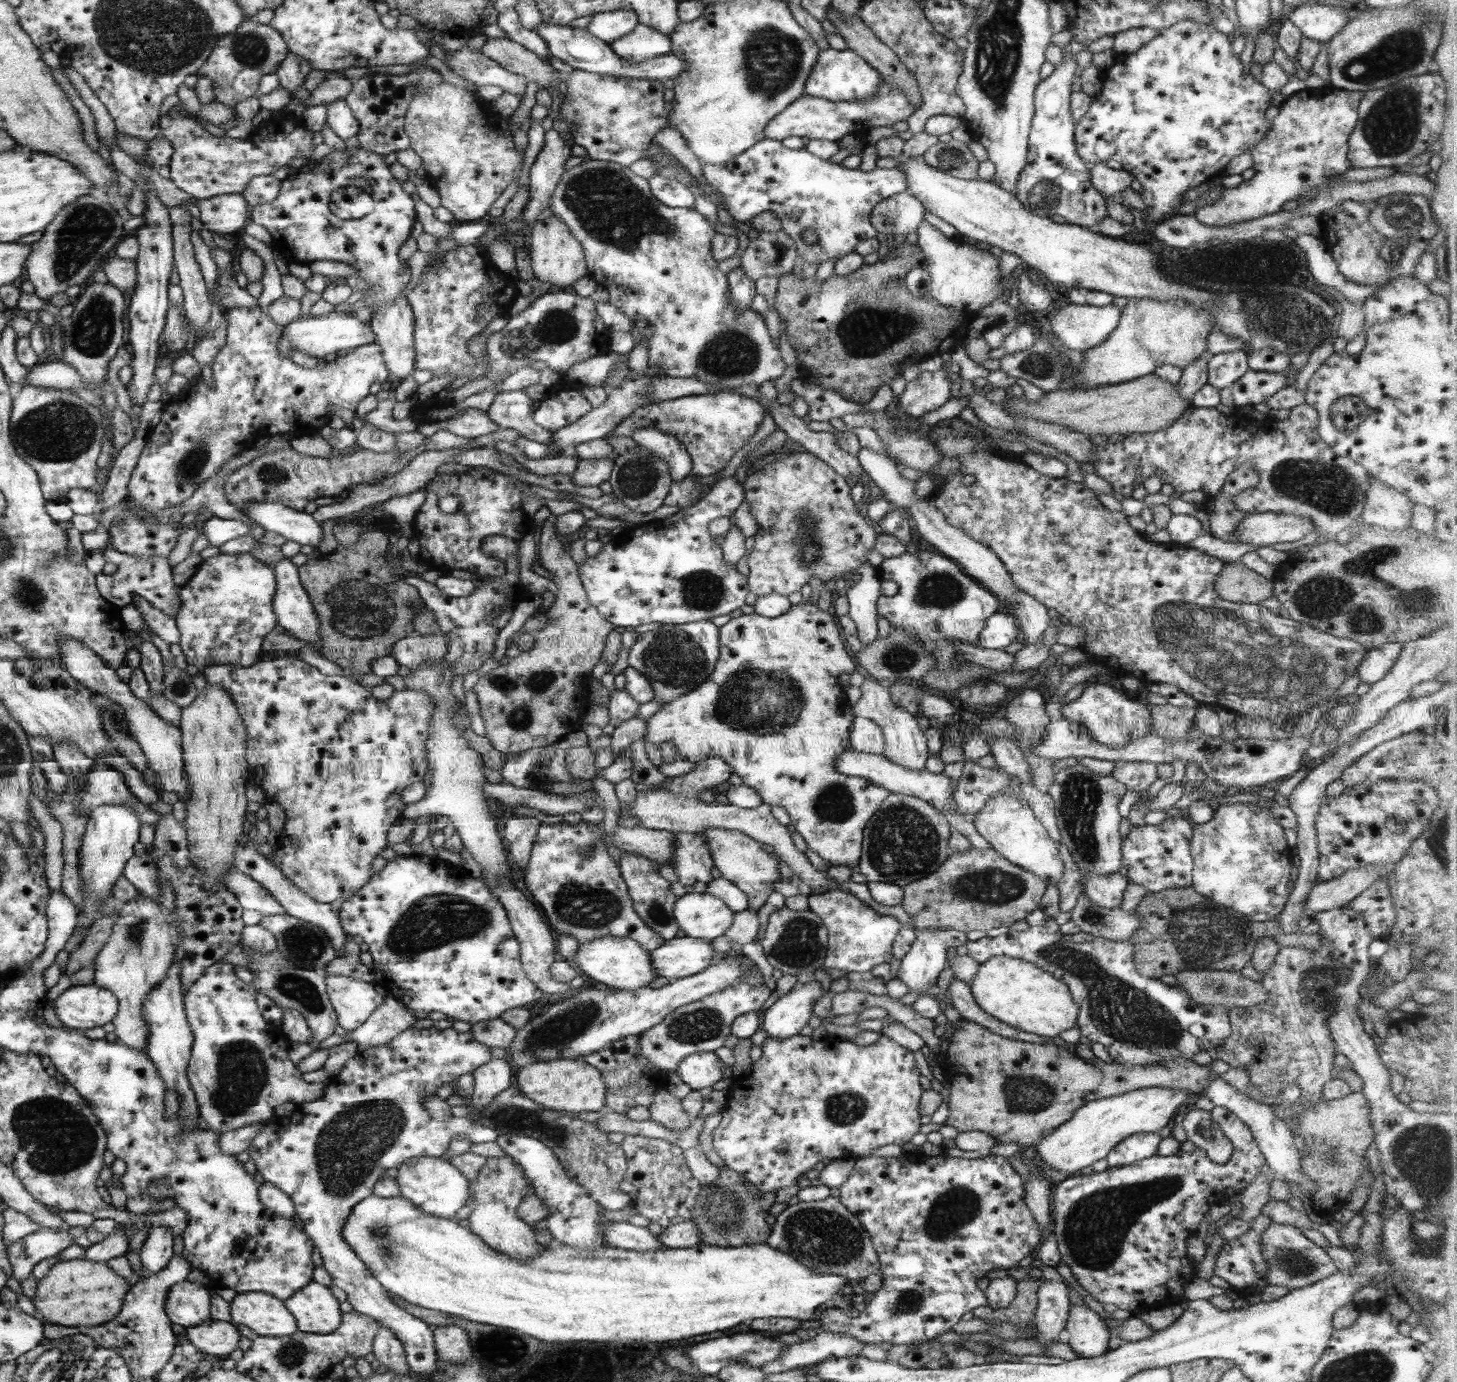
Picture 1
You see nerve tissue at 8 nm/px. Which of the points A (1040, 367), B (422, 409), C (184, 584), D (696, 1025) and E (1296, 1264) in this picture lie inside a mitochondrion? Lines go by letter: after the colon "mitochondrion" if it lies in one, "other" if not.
A: mitochondrion
B: other
C: other
D: mitochondrion
E: mitochondrion

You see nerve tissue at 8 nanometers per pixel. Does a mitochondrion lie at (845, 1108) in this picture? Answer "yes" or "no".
yes

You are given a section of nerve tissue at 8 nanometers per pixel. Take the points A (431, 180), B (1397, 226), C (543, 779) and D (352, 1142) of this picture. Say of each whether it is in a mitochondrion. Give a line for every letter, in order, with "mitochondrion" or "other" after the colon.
A: other
B: mitochondrion
C: mitochondrion
D: mitochondrion

